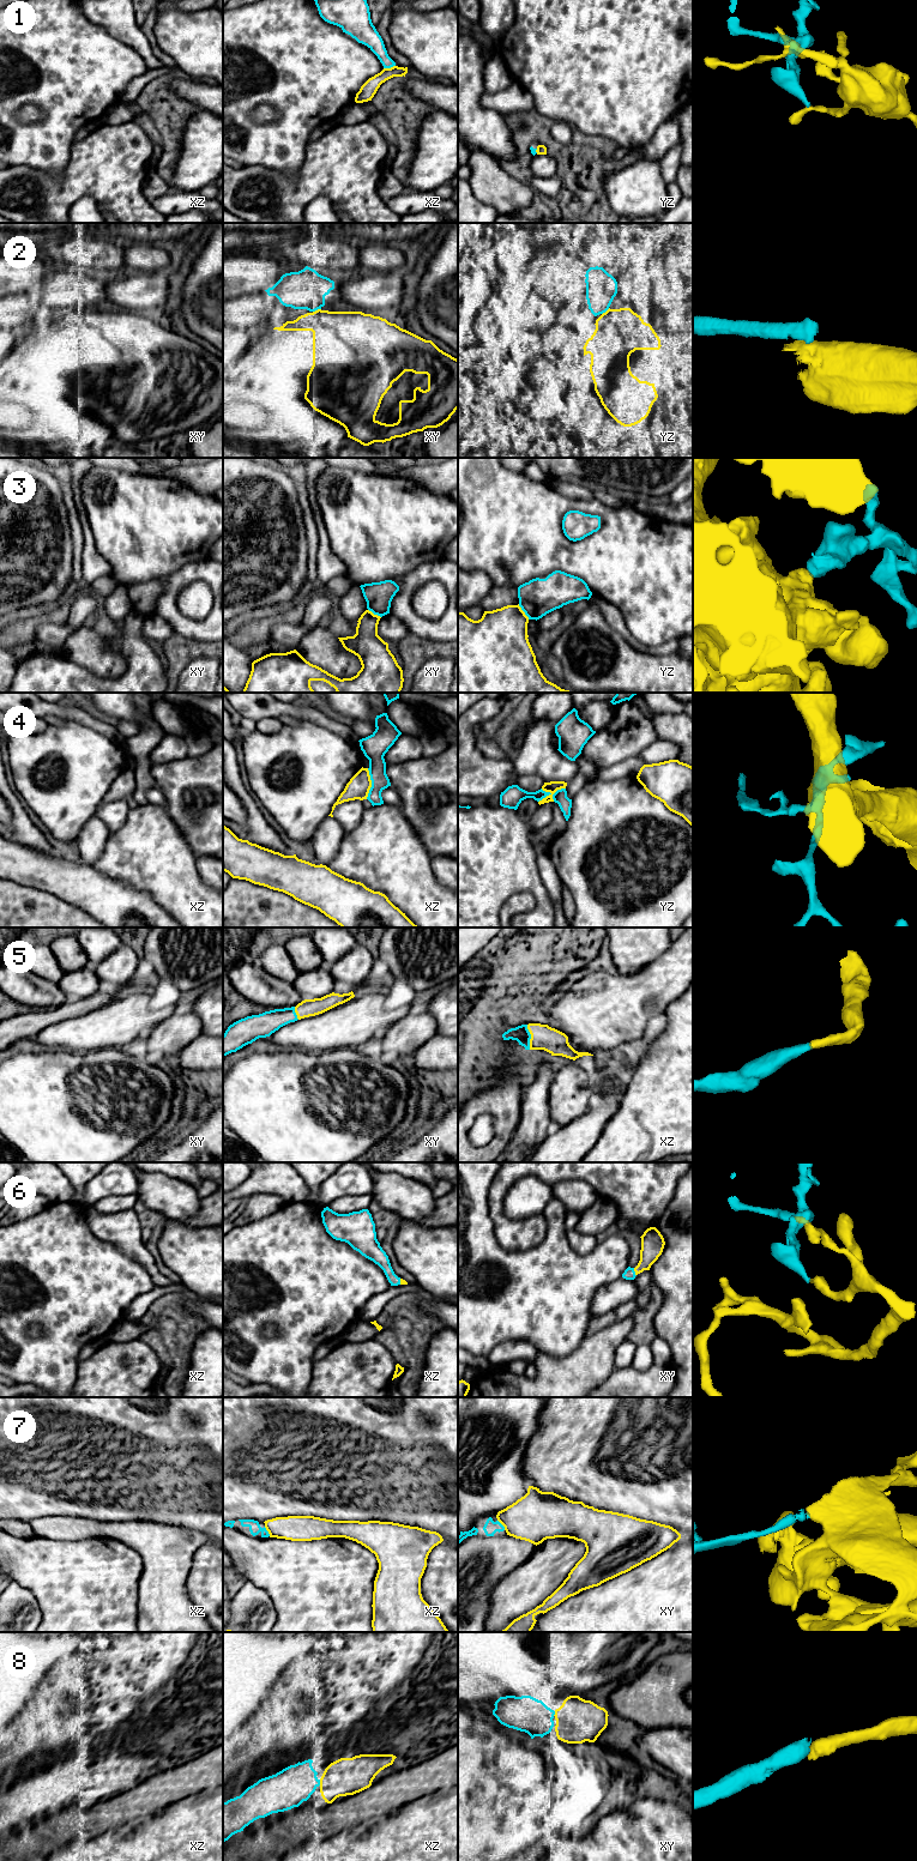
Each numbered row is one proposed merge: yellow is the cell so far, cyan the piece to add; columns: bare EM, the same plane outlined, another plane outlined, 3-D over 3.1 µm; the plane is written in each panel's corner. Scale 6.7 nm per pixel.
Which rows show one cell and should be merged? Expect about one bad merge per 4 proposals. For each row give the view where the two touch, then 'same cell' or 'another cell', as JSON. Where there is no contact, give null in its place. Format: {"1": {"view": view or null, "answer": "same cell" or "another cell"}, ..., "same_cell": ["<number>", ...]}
{"1": {"view": "xz", "answer": "another cell"}, "2": {"view": "xy", "answer": "another cell"}, "3": {"view": "yz", "answer": "another cell"}, "4": {"view": "yz", "answer": "another cell"}, "5": {"view": "xz", "answer": "same cell"}, "6": {"view": "xy", "answer": "same cell"}, "7": {"view": "xy", "answer": "another cell"}, "8": {"view": "xz", "answer": "same cell"}, "same_cell": ["5", "6", "8"]}

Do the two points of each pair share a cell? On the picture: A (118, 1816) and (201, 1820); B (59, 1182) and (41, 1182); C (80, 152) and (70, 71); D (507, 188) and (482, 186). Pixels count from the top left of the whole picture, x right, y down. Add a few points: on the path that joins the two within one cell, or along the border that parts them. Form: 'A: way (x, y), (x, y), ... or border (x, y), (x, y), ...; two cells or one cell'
A: border (175, 1802), (139, 1824); two cells
B: way (54, 1182), (46, 1182); one cell
C: border (74, 140), (71, 146), (68, 162), (64, 167); two cells
D: way (501, 188), (488, 186); one cell

